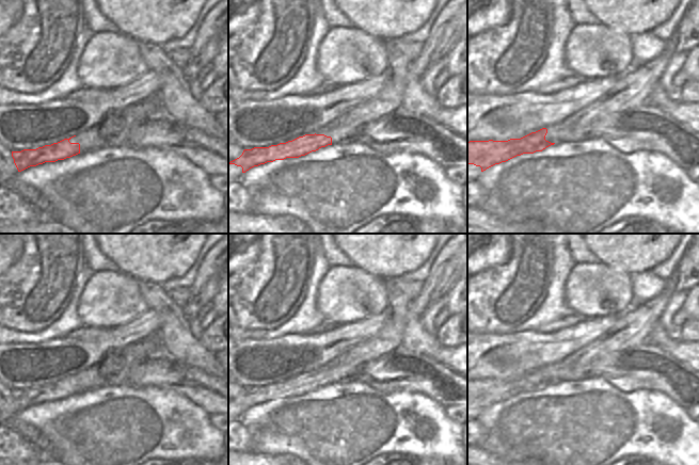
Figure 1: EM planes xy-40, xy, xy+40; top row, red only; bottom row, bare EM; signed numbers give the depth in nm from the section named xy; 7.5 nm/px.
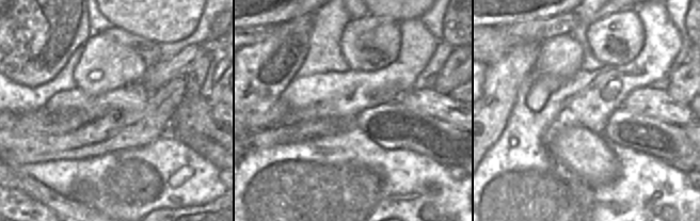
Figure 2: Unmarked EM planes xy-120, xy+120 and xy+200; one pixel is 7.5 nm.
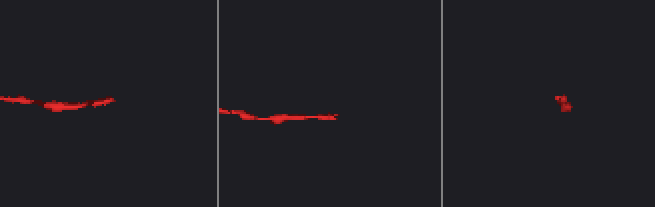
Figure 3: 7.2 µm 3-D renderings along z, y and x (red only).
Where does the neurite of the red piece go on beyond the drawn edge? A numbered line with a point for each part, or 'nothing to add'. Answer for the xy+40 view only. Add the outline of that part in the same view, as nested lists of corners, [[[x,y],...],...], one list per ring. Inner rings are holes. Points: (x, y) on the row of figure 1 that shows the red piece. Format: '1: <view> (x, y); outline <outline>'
1: xy+40 (646, 128); outline [[[651,105],[606,115],[585,128],[560,124],[545,128],[551,143],[602,139],[621,154],[655,151],[684,171],[699,169],[699,133]]]

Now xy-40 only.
nothing to add

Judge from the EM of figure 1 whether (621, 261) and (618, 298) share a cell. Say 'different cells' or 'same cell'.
different cells

